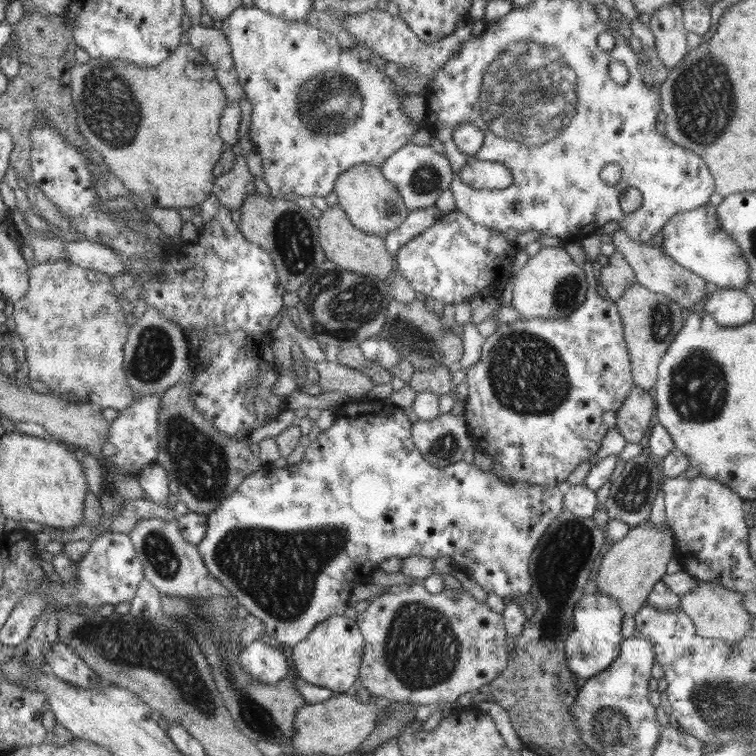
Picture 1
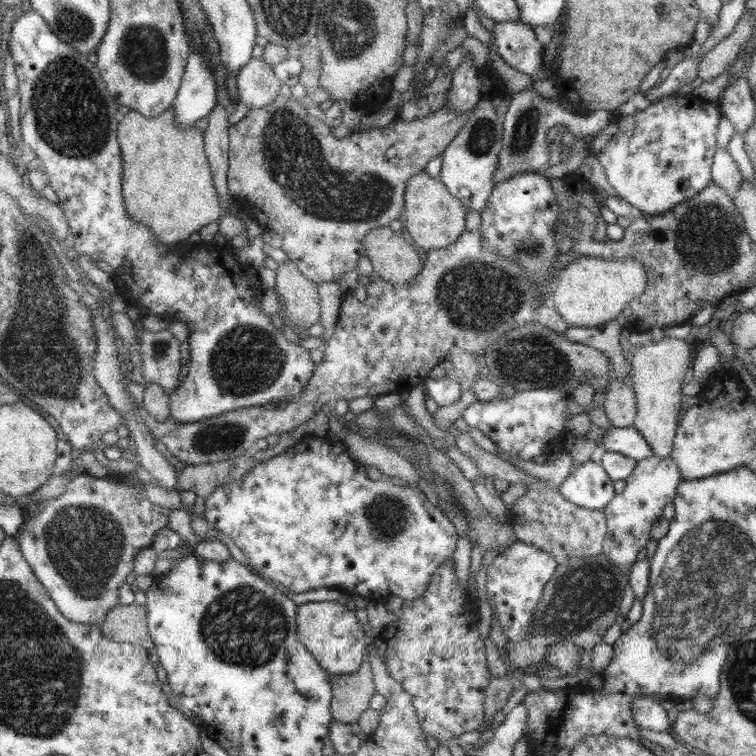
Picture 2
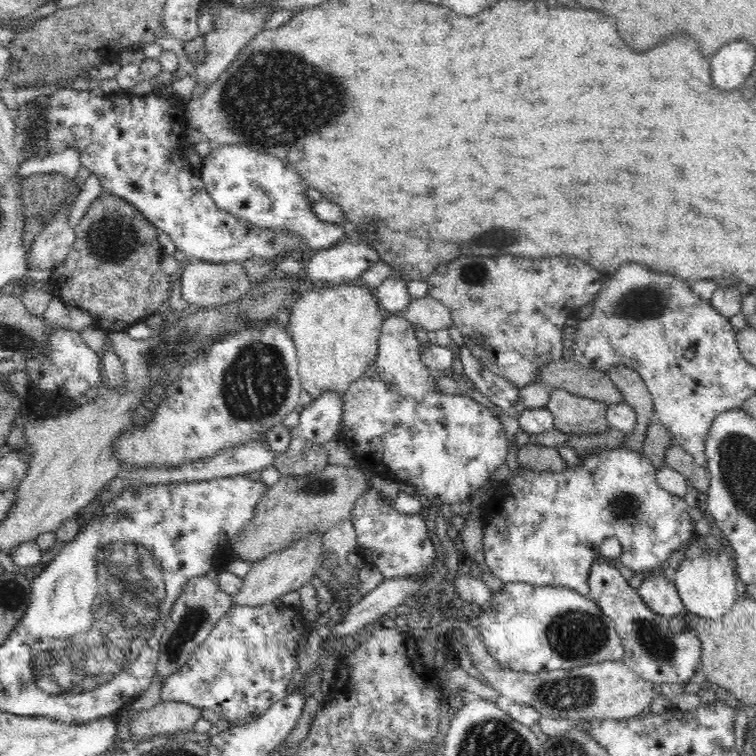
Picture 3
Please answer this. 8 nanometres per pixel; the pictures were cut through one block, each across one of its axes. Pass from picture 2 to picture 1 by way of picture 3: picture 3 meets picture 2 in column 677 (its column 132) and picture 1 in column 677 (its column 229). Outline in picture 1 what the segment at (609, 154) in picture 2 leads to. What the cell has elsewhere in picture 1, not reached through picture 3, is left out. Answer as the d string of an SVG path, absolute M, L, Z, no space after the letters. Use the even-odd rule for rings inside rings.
M708 202L694 210L674 214L662 228L661 248L680 266L695 272L706 282L713 282L726 289L744 289L750 281L748 264L740 247L718 221L716 208Z

